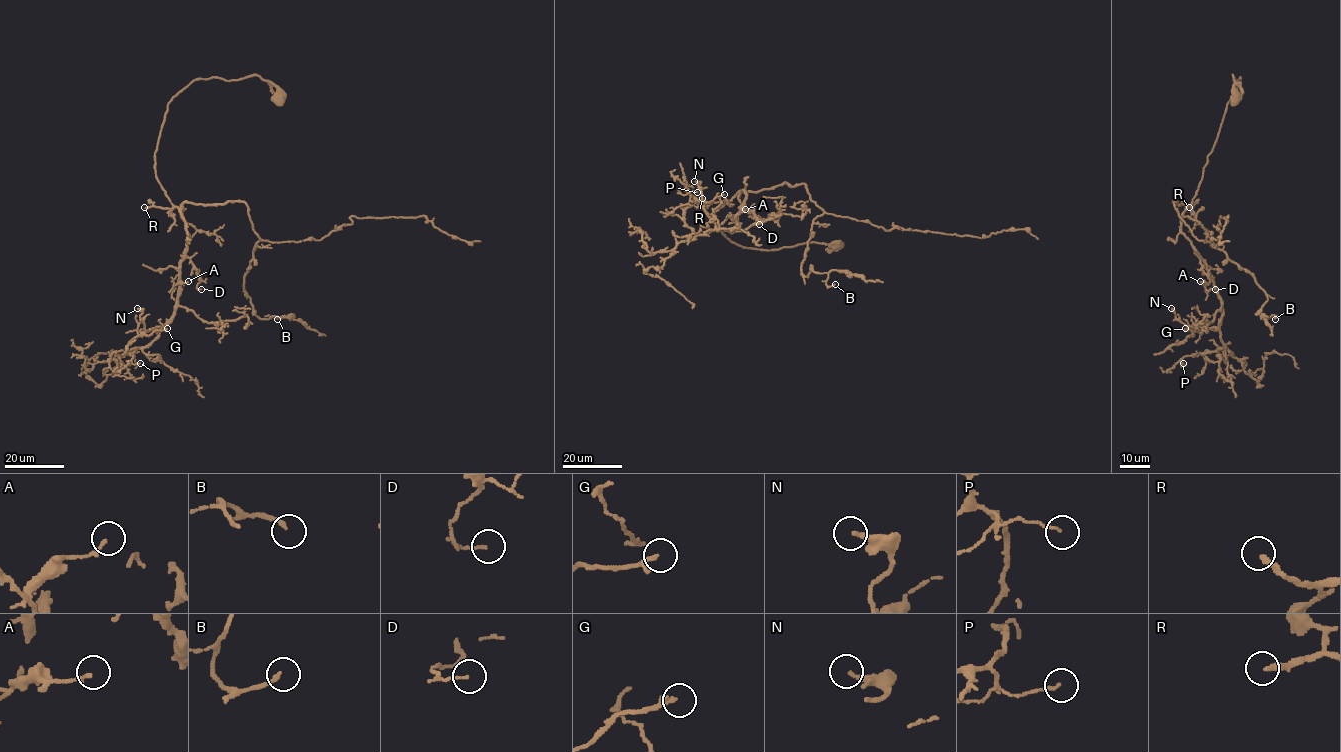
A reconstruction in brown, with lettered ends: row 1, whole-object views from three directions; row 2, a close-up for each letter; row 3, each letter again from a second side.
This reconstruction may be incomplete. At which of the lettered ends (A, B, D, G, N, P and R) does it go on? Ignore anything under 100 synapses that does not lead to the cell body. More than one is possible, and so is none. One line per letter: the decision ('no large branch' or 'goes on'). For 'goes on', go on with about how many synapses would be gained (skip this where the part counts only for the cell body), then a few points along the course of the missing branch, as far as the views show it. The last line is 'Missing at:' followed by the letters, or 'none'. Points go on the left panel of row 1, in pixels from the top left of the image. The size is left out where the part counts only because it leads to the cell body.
A: no large branch
B: no large branch
D: no large branch
G: no large branch
N: no large branch
P: no large branch
R: goes on | 250 syn | (144, 207), (131, 228), (109, 243), (62, 243), (46, 239), (5, 244), (0, 252), (3, 260)
Missing at: R

